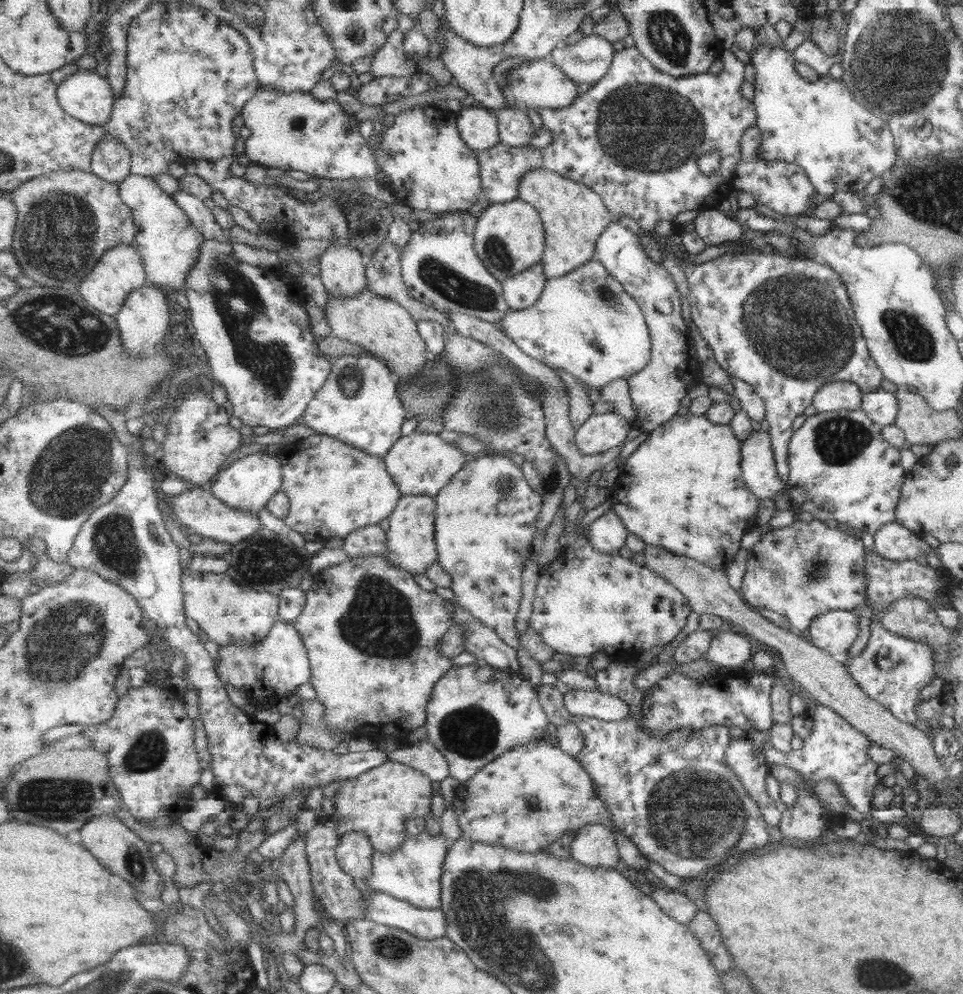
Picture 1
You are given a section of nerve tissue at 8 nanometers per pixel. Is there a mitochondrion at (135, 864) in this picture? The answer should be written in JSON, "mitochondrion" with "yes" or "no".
{"mitochondrion":"yes"}

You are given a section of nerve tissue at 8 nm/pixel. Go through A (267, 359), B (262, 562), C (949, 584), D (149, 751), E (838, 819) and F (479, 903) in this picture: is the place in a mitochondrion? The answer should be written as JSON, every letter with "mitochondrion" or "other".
{"A":"mitochondrion","B":"mitochondrion","C":"other","D":"mitochondrion","E":"other","F":"mitochondrion"}

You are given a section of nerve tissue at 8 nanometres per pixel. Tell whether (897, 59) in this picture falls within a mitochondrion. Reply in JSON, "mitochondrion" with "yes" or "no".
{"mitochondrion":"yes"}

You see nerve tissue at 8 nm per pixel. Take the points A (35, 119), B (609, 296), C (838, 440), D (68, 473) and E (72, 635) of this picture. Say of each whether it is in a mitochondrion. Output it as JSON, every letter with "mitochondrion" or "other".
{"A":"other","B":"mitochondrion","C":"mitochondrion","D":"mitochondrion","E":"mitochondrion"}

